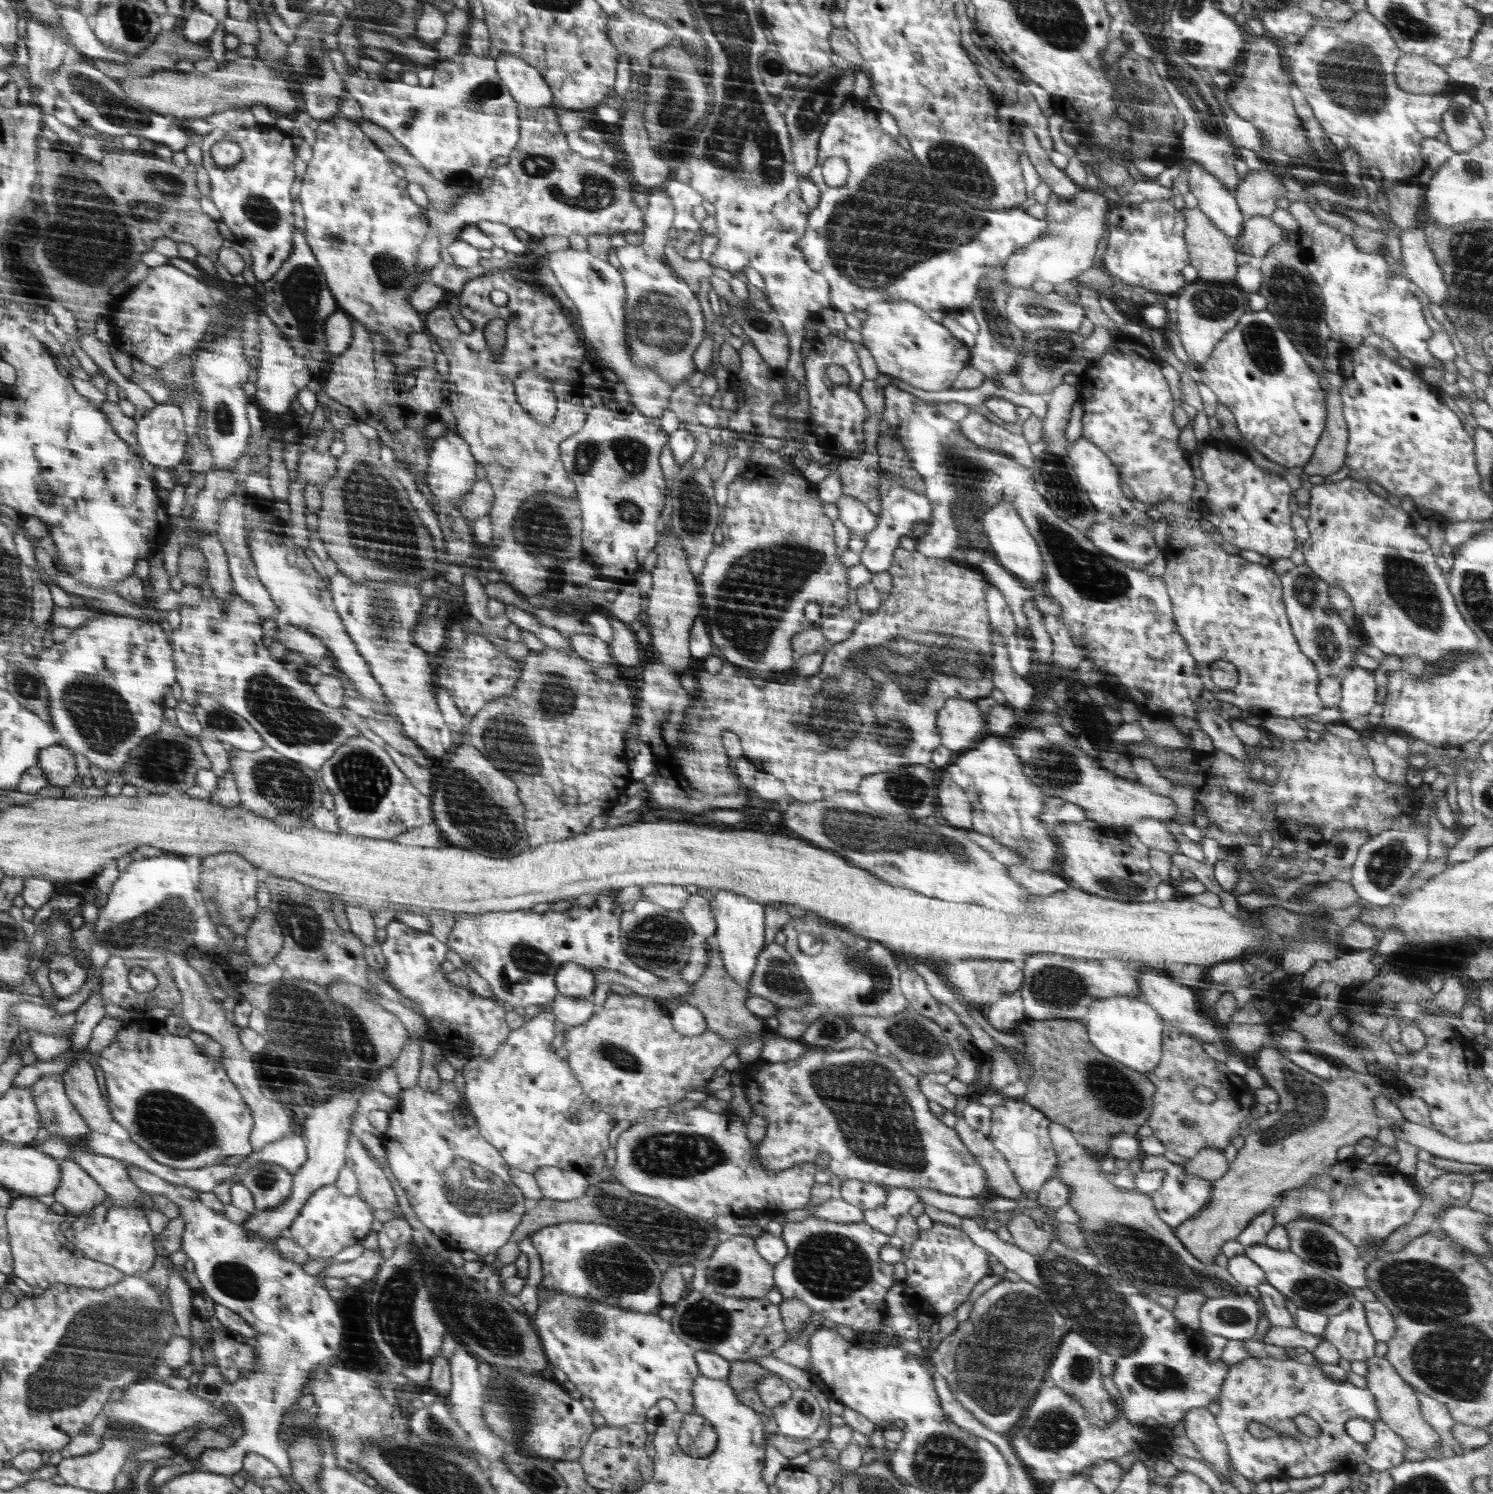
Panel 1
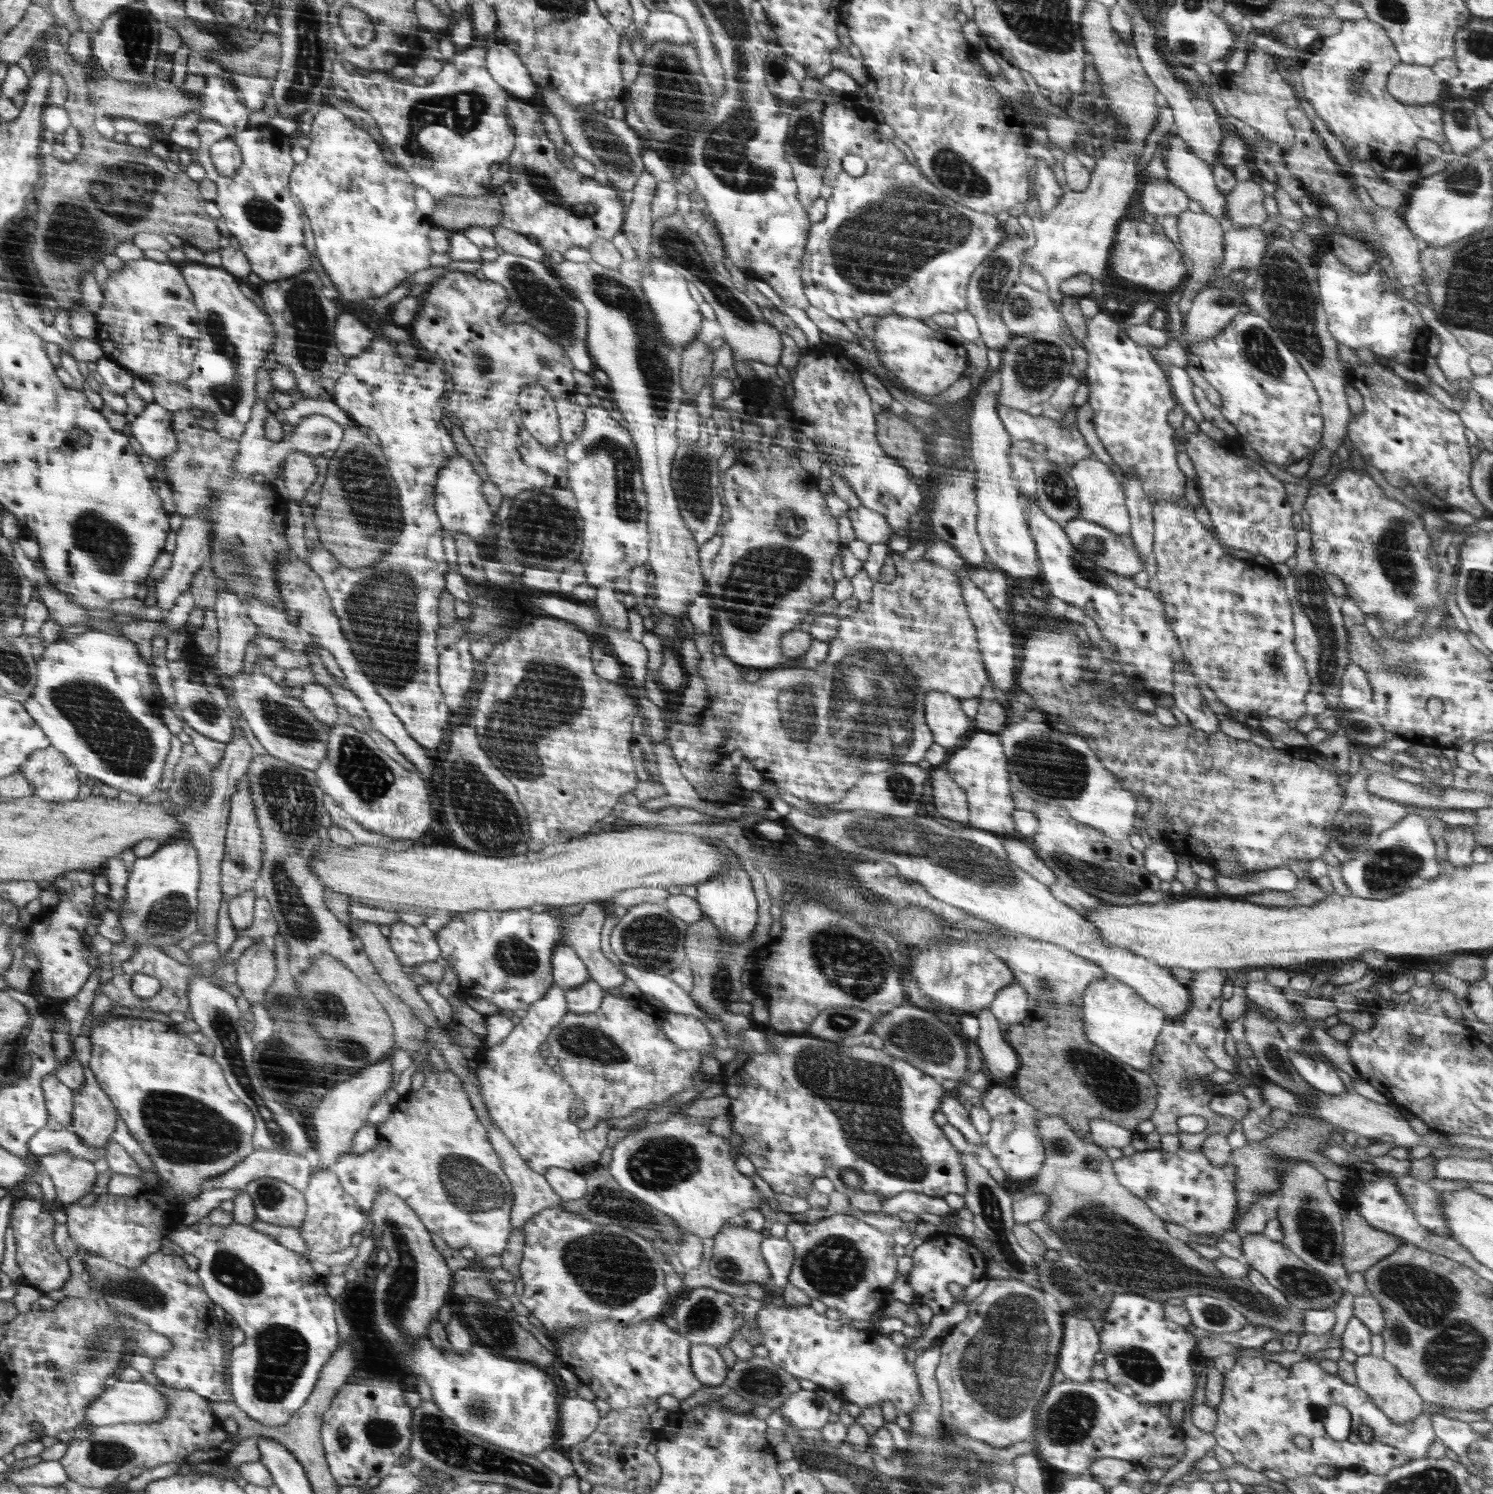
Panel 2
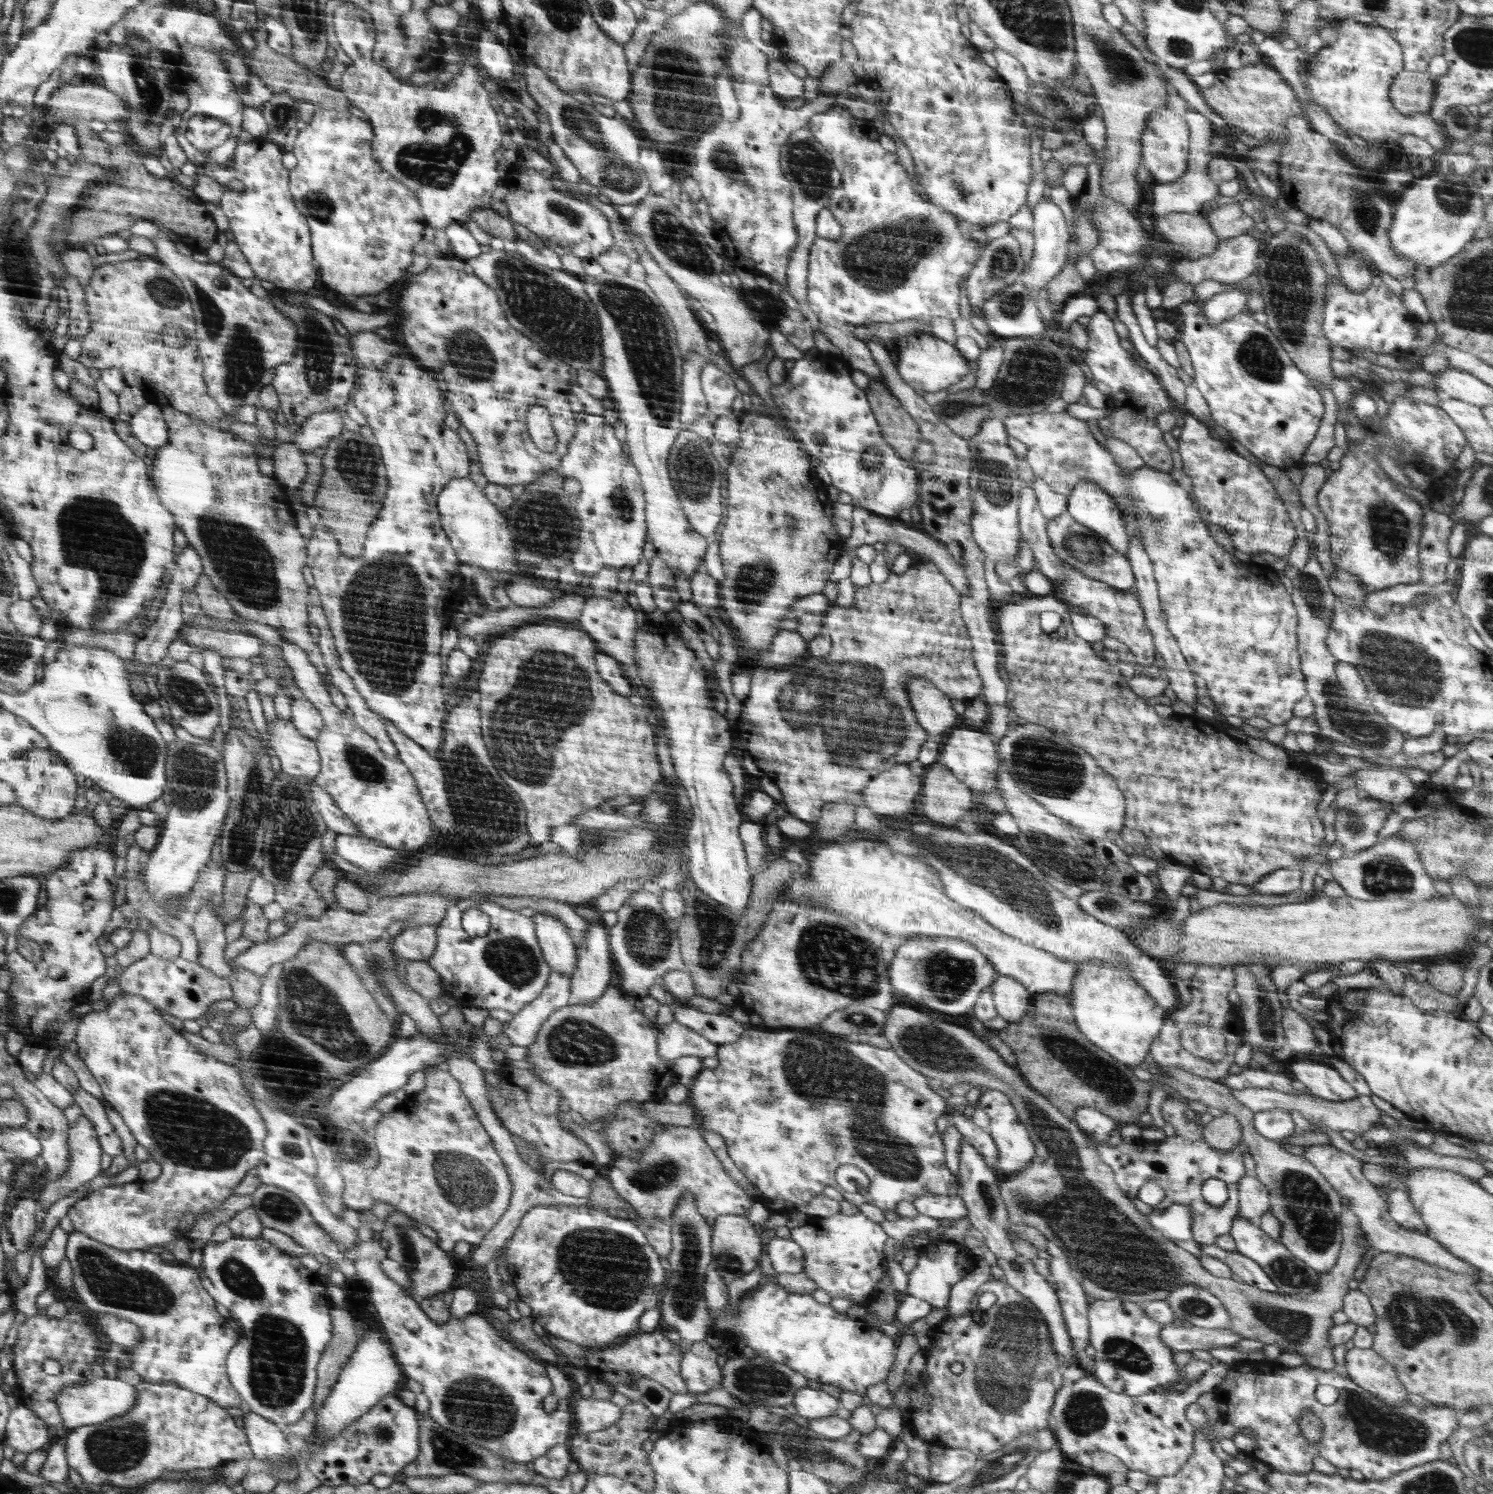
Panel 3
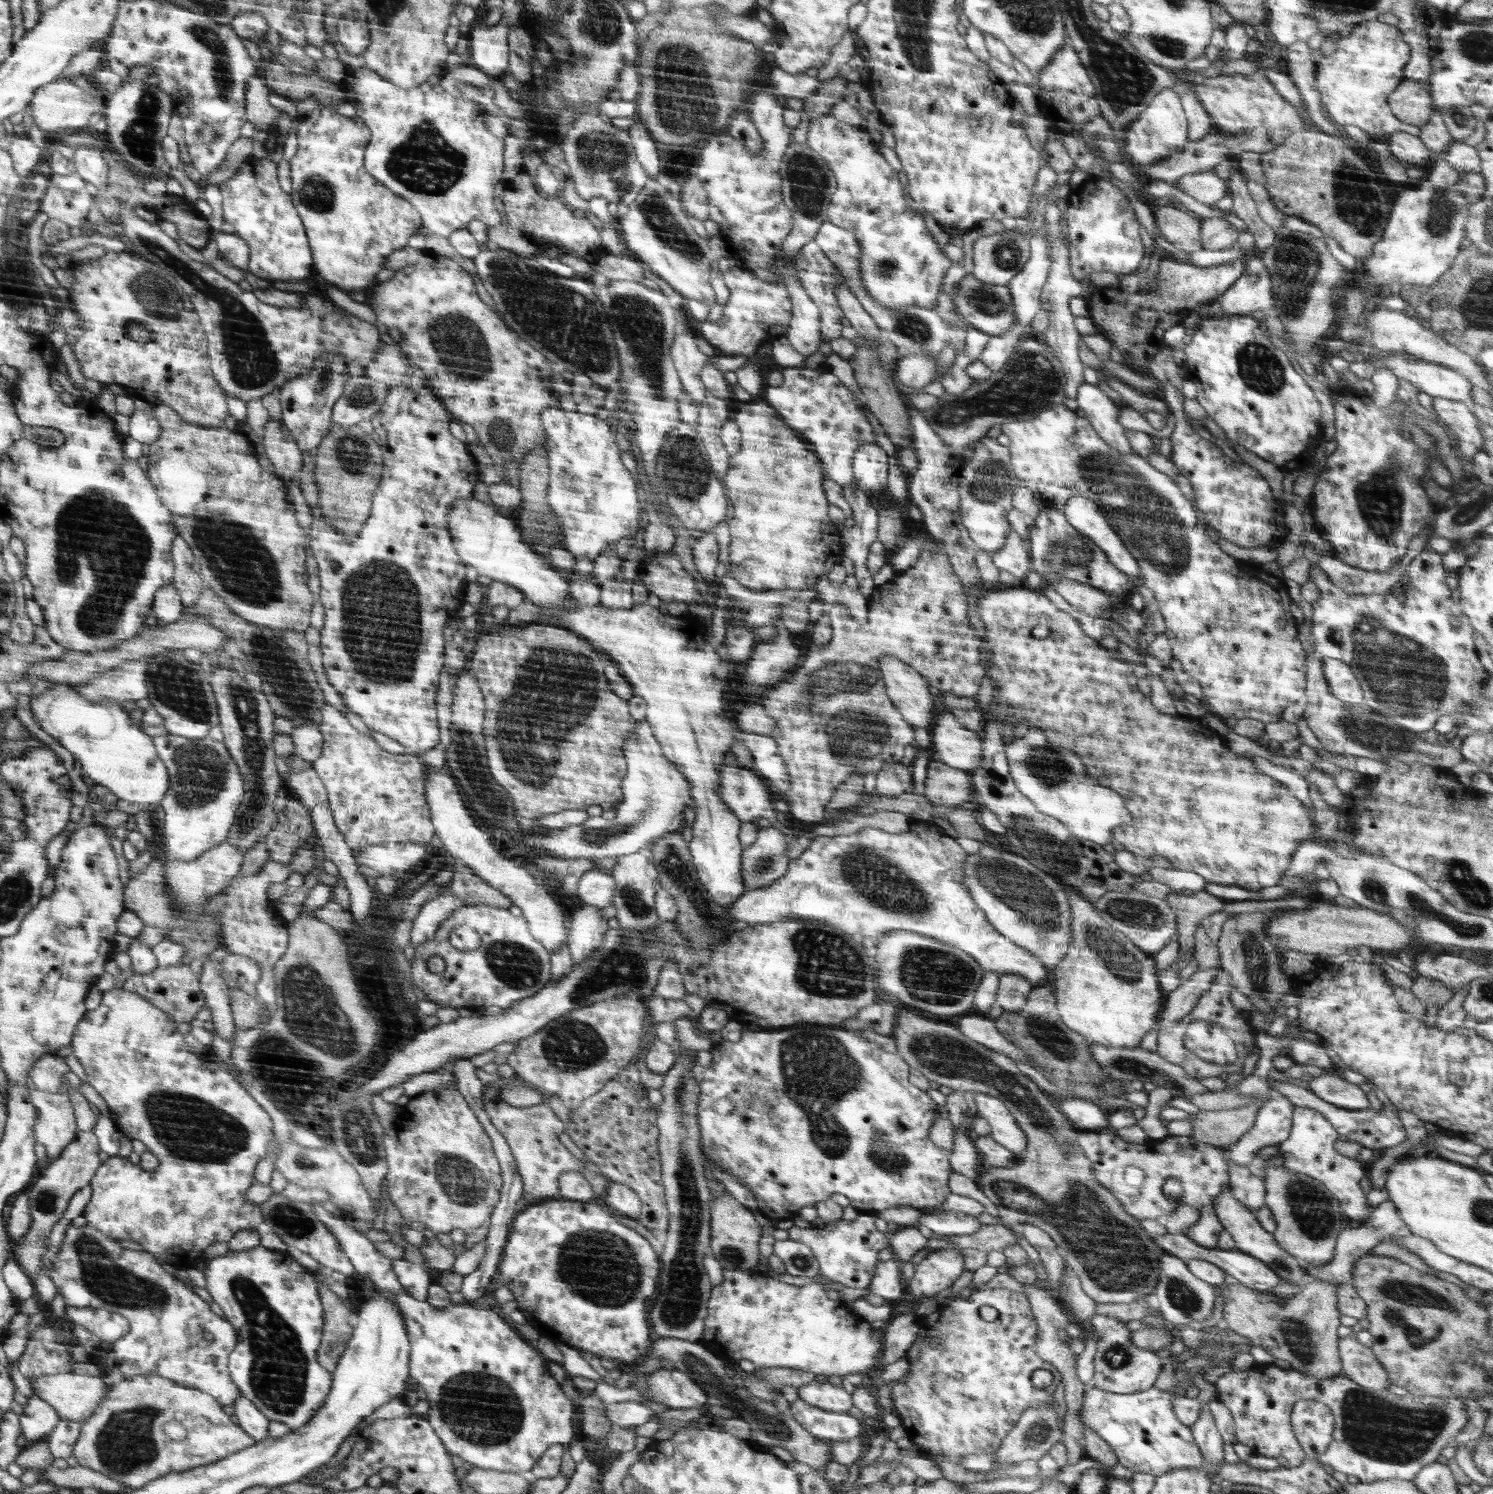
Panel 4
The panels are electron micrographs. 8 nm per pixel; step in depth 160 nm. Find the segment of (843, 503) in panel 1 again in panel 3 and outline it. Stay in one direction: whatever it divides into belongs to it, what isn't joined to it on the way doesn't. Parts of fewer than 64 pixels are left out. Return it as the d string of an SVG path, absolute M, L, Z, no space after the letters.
M854 506L852 513L852 531L850 537L846 539L846 548L854 551L855 548L863 544L875 545L879 542L896 541L909 551L914 551L920 555L925 554L932 561L940 572L948 579L948 582L958 591L960 596L967 595L968 578L965 575L963 566L945 549L944 544L934 537L930 537L920 528L910 527L899 519L891 519L876 515L869 510Z

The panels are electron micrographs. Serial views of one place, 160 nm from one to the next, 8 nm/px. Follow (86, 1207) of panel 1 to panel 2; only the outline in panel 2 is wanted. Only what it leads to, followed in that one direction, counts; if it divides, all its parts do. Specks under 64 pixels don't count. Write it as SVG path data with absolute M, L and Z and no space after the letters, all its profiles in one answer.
M56 1151L39 1158L40 1166L50 1174L57 1200L70 1205L90 1193L97 1182L94 1162L66 1151Z

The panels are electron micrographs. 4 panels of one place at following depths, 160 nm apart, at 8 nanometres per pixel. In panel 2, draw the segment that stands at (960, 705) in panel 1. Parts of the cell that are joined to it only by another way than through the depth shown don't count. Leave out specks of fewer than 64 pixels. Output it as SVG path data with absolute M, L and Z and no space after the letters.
M930 691L925 694L923 705L926 725L932 731L935 744L945 748L957 748L974 732L972 720L960 707L960 699L954 698L951 694Z

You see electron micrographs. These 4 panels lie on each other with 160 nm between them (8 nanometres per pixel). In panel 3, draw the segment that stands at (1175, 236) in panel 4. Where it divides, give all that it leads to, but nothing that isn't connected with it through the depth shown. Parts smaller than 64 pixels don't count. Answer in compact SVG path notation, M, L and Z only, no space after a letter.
M1171 212L1156 219L1154 233L1175 245L1184 246L1197 257L1218 250L1219 240L1210 223L1200 213Z

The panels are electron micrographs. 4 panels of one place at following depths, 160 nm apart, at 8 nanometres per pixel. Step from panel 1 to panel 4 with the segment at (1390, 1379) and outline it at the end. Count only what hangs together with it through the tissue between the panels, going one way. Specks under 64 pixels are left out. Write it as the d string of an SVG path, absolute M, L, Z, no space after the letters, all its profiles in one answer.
M1351 1335L1340 1337L1338 1351L1341 1374L1370 1390L1388 1390L1391 1380L1384 1367L1378 1363L1370 1348L1357 1342Z

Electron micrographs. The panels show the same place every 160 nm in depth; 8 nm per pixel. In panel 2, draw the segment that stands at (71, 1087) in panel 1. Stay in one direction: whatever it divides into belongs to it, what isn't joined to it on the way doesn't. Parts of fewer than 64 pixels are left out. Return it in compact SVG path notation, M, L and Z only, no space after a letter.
M90 1068L84 1069L84 1082L81 1088L73 1091L73 1122L72 1131L79 1136L79 1140L85 1142L91 1148L102 1148L110 1141L112 1132L116 1130L116 1108L110 1102L102 1090L100 1083L96 1079Z

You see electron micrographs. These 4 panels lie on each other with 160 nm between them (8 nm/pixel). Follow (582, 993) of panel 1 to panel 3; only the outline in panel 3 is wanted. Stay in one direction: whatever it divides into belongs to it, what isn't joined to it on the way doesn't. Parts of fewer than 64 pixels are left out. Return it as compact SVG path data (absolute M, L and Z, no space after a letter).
M536 913L534 919L536 937L544 952L545 961L552 972L571 976L577 961L577 946L573 943L568 927L555 916Z

